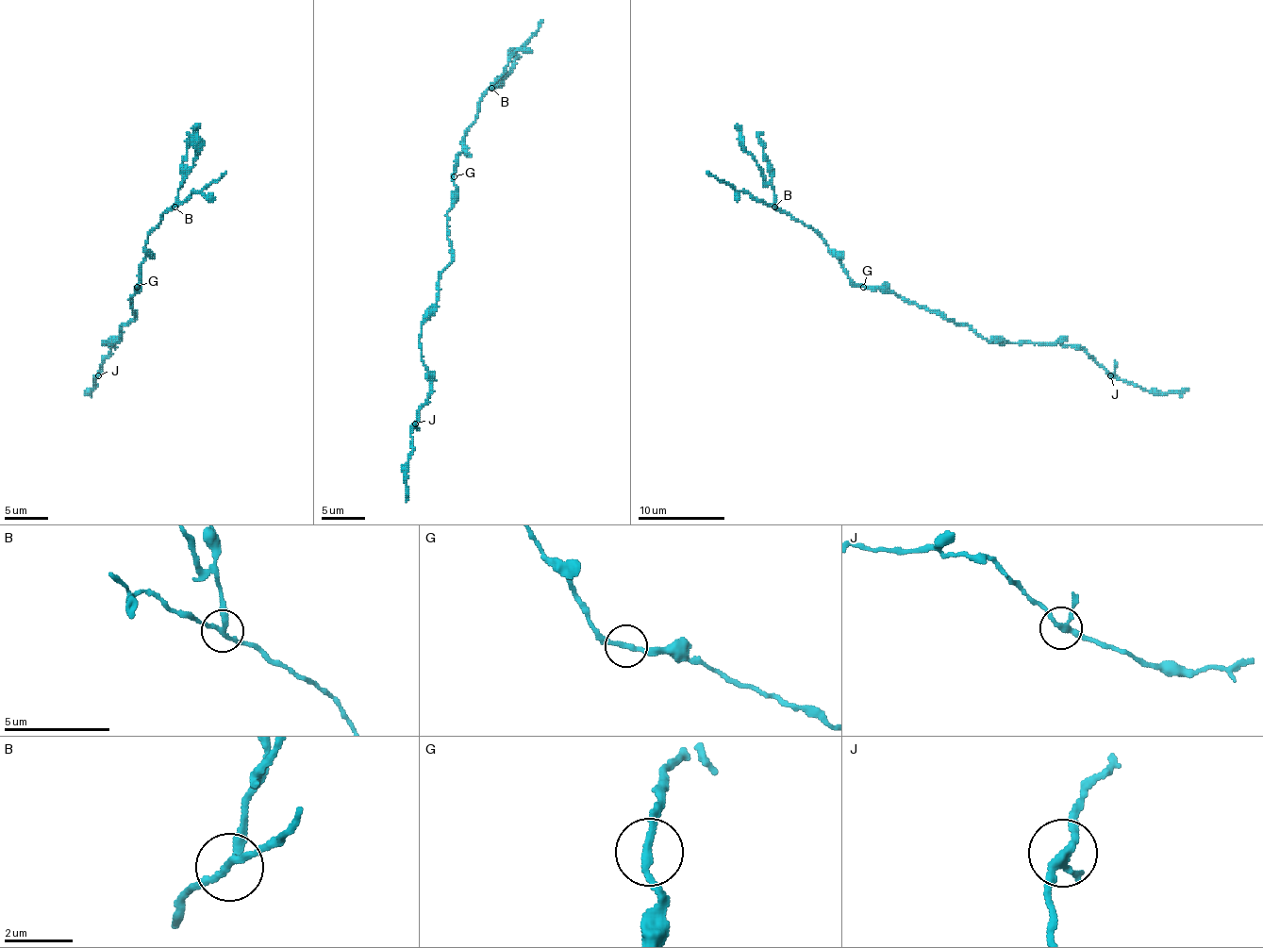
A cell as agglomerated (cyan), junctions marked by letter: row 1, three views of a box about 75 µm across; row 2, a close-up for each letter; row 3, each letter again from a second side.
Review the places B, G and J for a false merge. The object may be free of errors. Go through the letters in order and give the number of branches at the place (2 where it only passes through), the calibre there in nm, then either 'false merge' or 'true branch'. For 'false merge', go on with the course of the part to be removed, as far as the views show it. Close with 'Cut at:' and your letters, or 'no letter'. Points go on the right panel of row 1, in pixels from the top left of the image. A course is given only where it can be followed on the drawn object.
B: 3 | 200 nm | false merge | (773, 206), (773, 189), (745, 150), (737, 124)
G: 2 | 220 nm | true branch
J: 3 | 200 nm | true branch
Cut at: B

